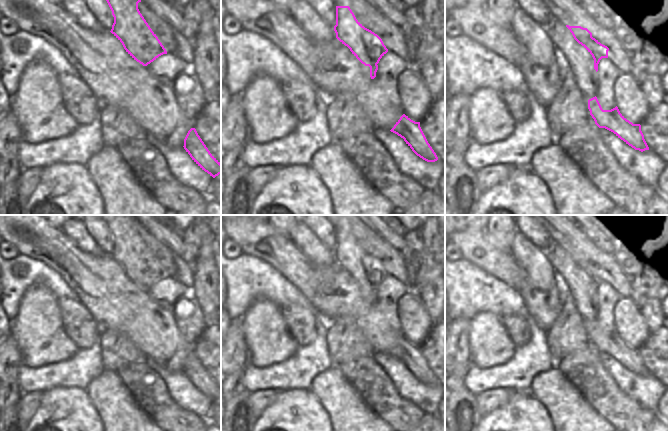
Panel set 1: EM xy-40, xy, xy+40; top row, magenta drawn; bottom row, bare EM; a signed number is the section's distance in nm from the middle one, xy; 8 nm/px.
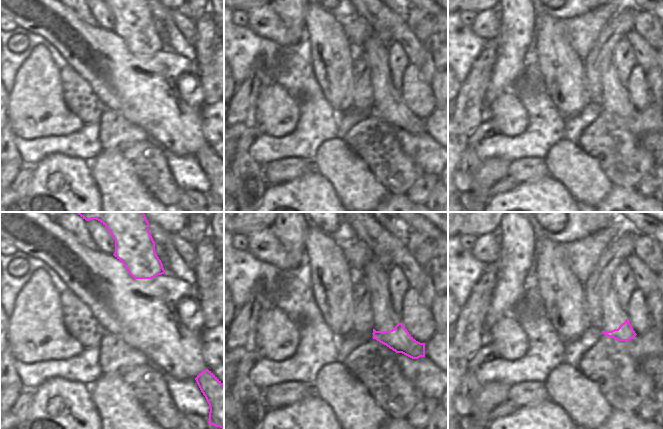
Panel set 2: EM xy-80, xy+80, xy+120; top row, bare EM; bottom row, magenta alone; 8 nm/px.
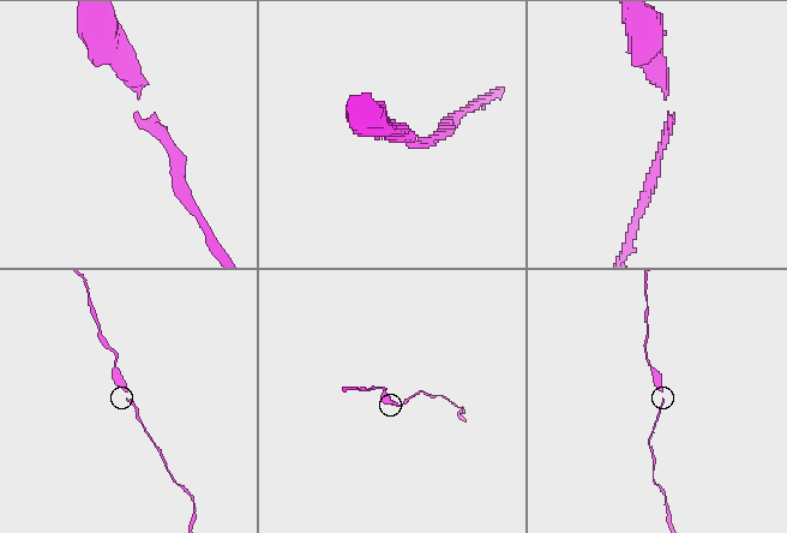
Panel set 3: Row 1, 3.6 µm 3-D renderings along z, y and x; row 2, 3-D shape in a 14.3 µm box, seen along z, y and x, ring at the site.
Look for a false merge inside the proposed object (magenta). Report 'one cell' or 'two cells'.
one cell

